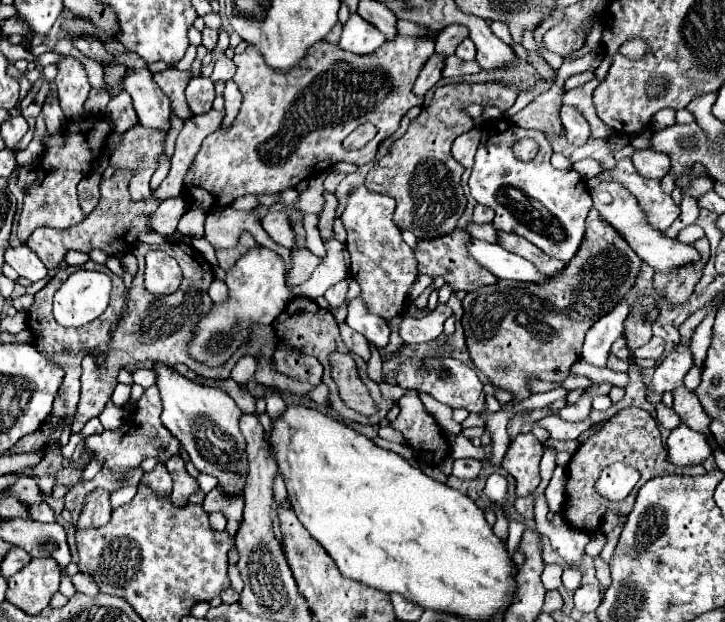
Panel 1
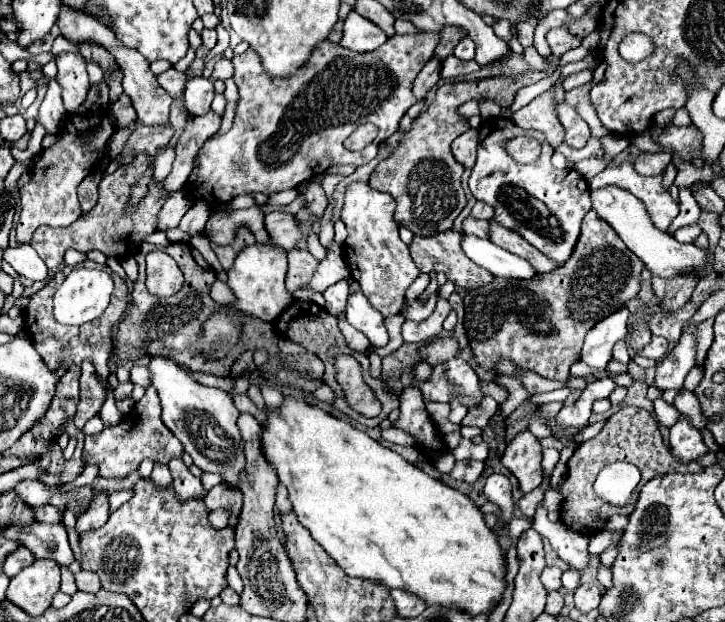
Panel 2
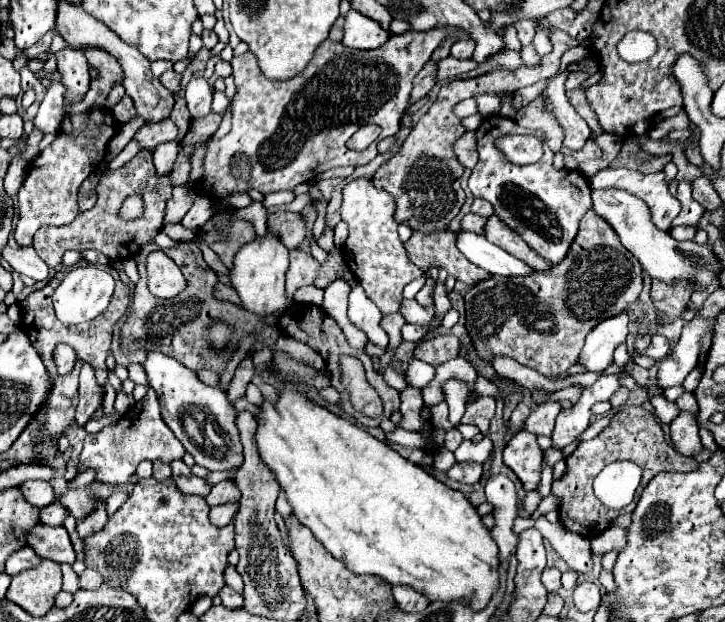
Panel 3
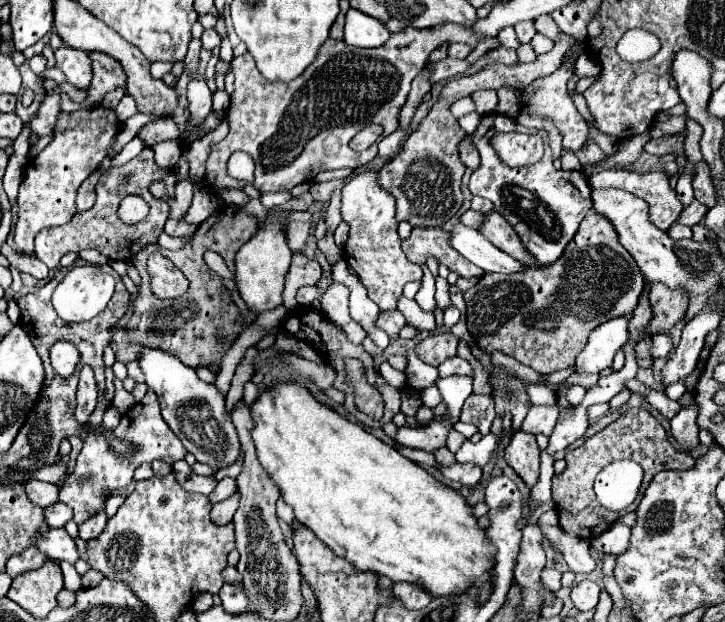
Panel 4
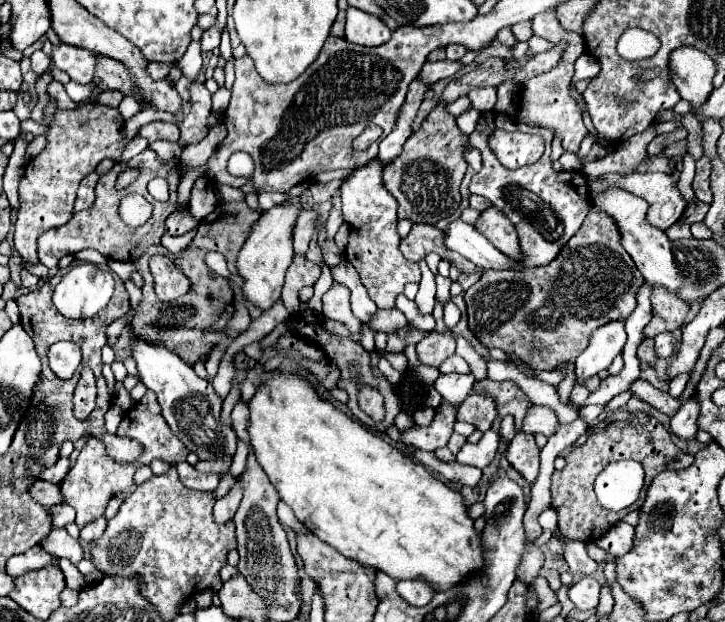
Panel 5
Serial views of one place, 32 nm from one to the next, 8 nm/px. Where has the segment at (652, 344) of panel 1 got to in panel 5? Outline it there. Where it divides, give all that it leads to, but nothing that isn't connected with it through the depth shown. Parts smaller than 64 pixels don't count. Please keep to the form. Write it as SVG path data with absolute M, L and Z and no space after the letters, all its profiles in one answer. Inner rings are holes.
M664 332L660 336L654 338L654 346L656 346L656 354L660 358L670 358L676 354L678 348L678 338L672 332Z

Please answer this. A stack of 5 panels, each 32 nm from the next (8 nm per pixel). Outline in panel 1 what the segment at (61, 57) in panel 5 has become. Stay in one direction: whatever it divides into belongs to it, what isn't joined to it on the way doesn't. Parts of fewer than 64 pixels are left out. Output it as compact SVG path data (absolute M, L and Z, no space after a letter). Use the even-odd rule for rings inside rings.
M62 56L58 62L58 76L56 76L58 92L60 92L60 106L68 120L84 118L84 102L90 92L88 76L84 64L74 56Z

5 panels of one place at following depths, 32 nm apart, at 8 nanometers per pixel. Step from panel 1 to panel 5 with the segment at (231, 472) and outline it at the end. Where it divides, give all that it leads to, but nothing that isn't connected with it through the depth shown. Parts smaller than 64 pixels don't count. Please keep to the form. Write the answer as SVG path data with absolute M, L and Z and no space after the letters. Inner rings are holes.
M132 336L132 358L138 366L140 382L152 390L162 406L162 416L168 420L172 430L178 430L178 438L188 446L190 452L196 452L200 460L214 460L218 456L234 456L236 452L236 434L230 426L220 422L222 400L216 396L210 382L196 376L190 364L184 364L176 352L168 348L158 348L158 344L148 344Z

